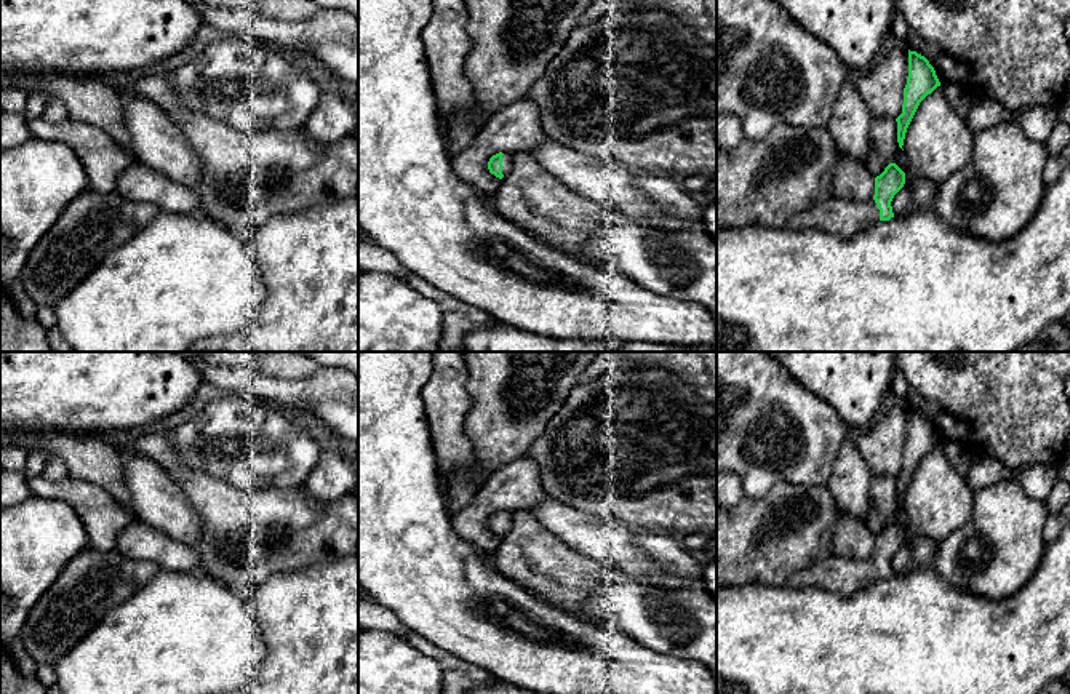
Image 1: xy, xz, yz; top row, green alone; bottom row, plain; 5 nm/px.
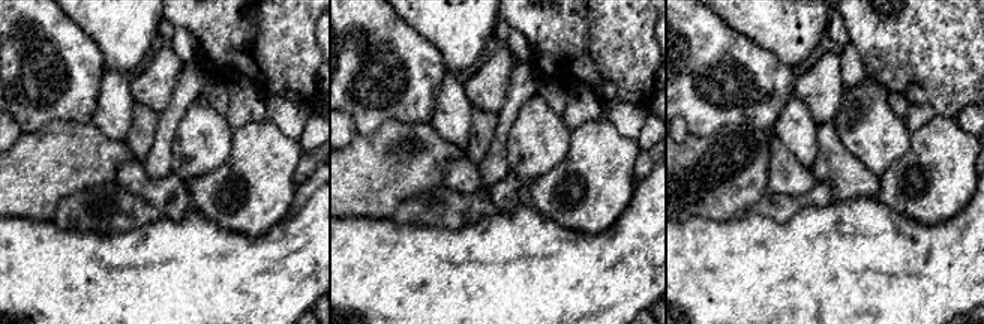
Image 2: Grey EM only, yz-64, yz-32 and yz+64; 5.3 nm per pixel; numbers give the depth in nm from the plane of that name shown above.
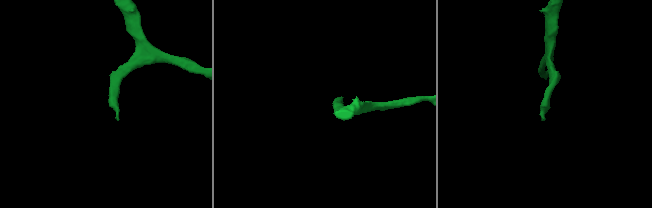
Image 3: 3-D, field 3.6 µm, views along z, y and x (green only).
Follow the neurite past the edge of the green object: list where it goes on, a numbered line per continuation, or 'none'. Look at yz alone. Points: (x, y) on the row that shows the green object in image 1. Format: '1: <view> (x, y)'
1: yz (838, 216)

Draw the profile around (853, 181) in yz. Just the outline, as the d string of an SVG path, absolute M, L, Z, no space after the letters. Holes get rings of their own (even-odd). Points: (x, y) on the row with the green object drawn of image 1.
M844 154L835 168L832 195L849 201L867 201L875 195L875 176L865 163Z

